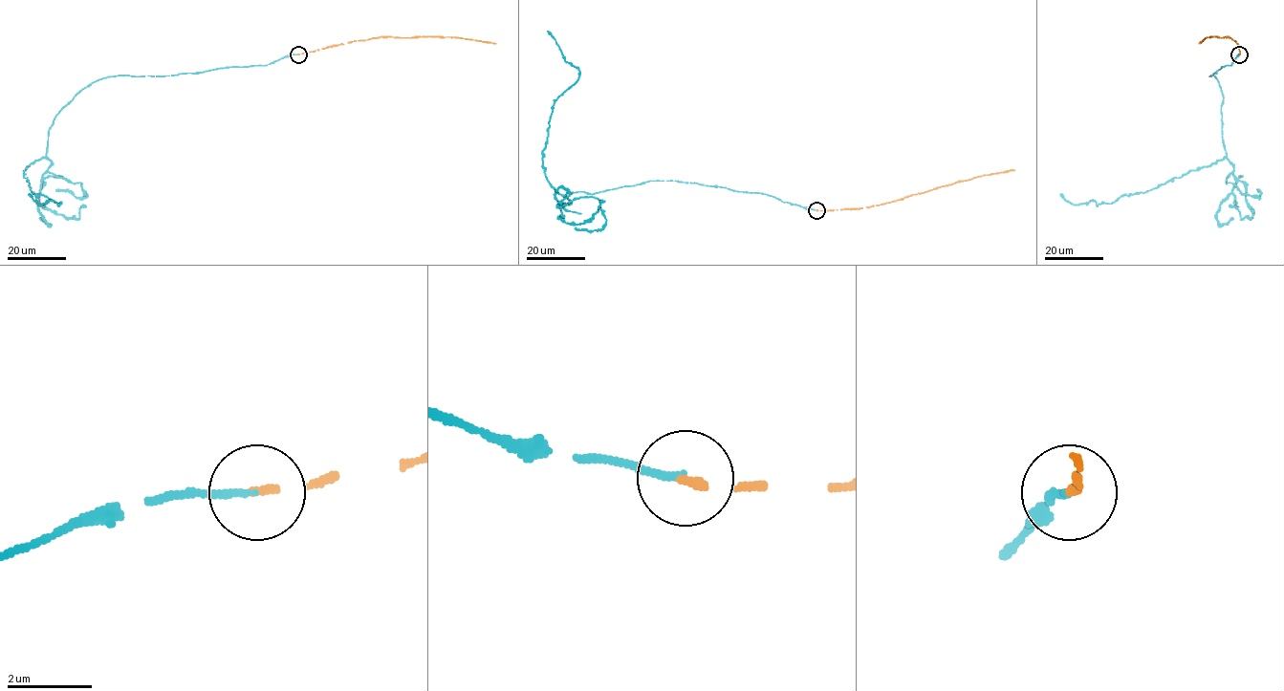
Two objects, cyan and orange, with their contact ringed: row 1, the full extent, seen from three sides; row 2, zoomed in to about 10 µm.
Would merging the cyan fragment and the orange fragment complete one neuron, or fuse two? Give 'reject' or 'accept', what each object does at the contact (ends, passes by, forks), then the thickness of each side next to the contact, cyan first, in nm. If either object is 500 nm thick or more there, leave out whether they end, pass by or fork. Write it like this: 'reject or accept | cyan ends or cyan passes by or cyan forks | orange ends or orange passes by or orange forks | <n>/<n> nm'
accept | cyan ends | orange ends | 150/160 nm

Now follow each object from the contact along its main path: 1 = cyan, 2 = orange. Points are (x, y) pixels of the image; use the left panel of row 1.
1: (297, 54), (102, 77), (55, 116), (46, 155), (24, 170), (32, 192), (60, 204), (28, 194)
2: (297, 54), (380, 37), (455, 37), (495, 43)

